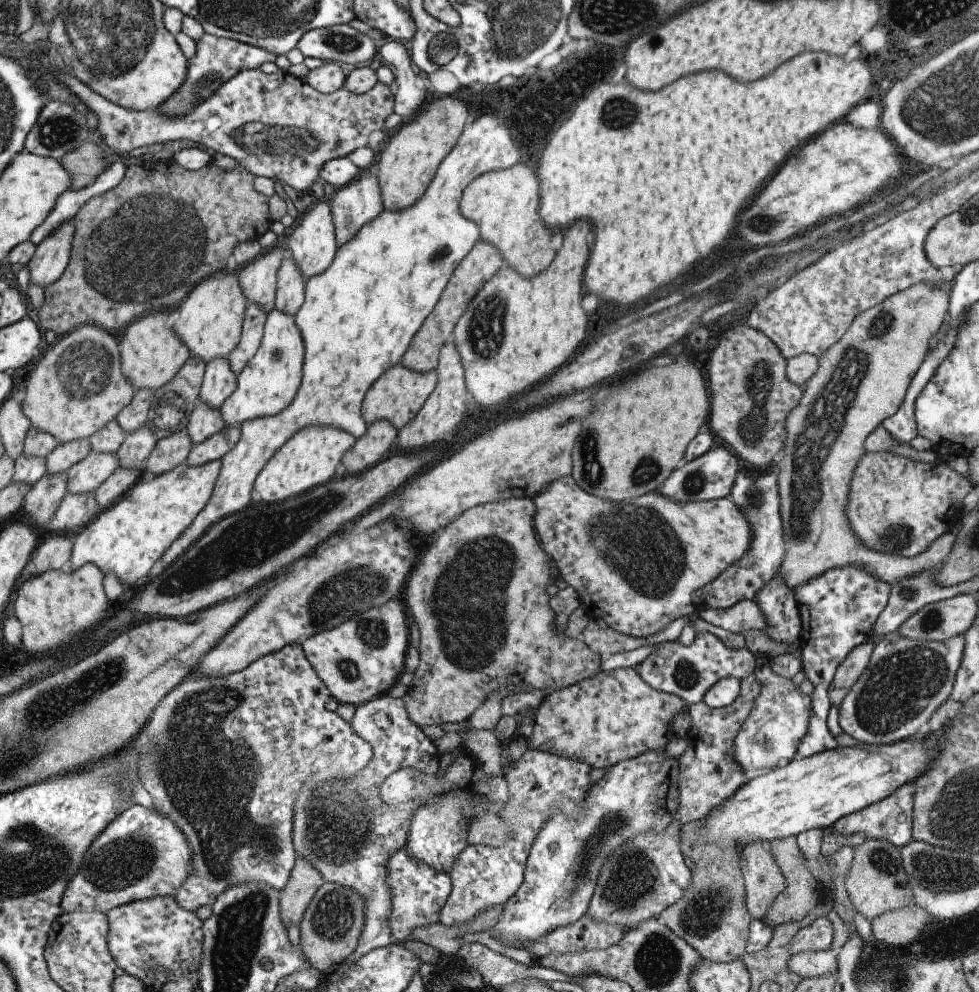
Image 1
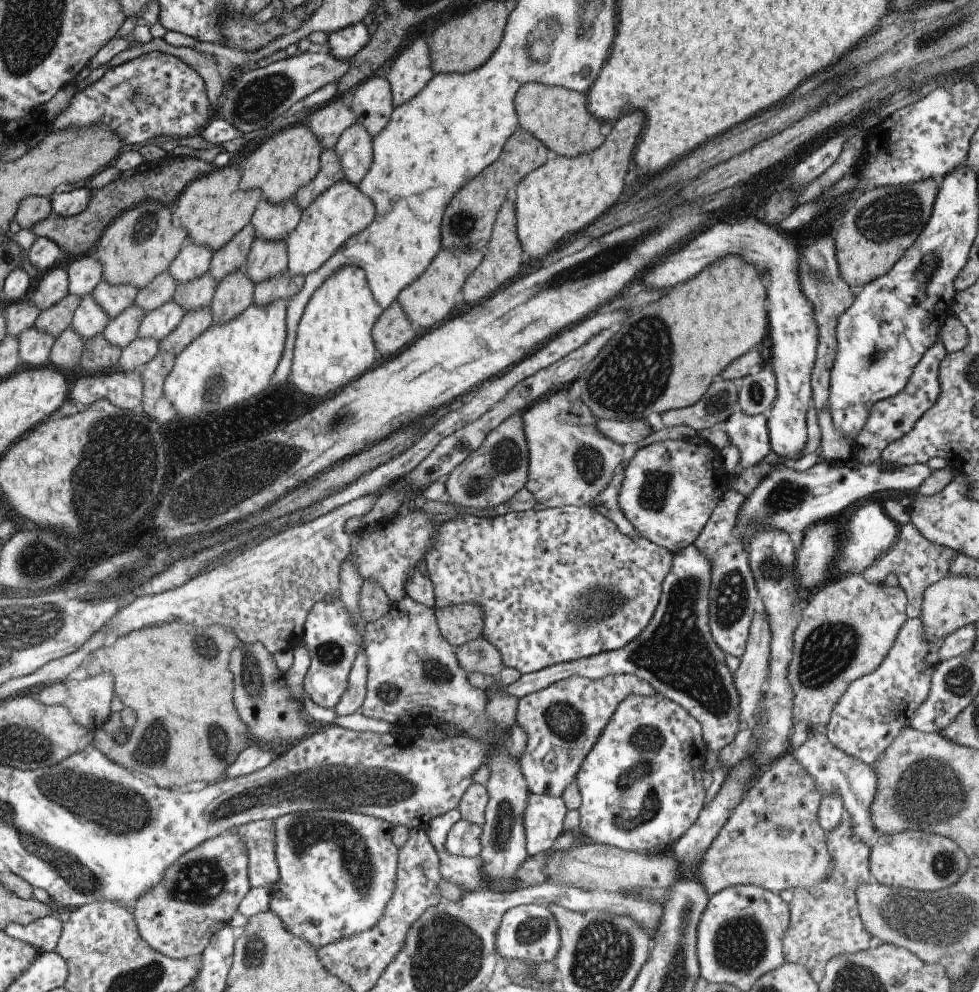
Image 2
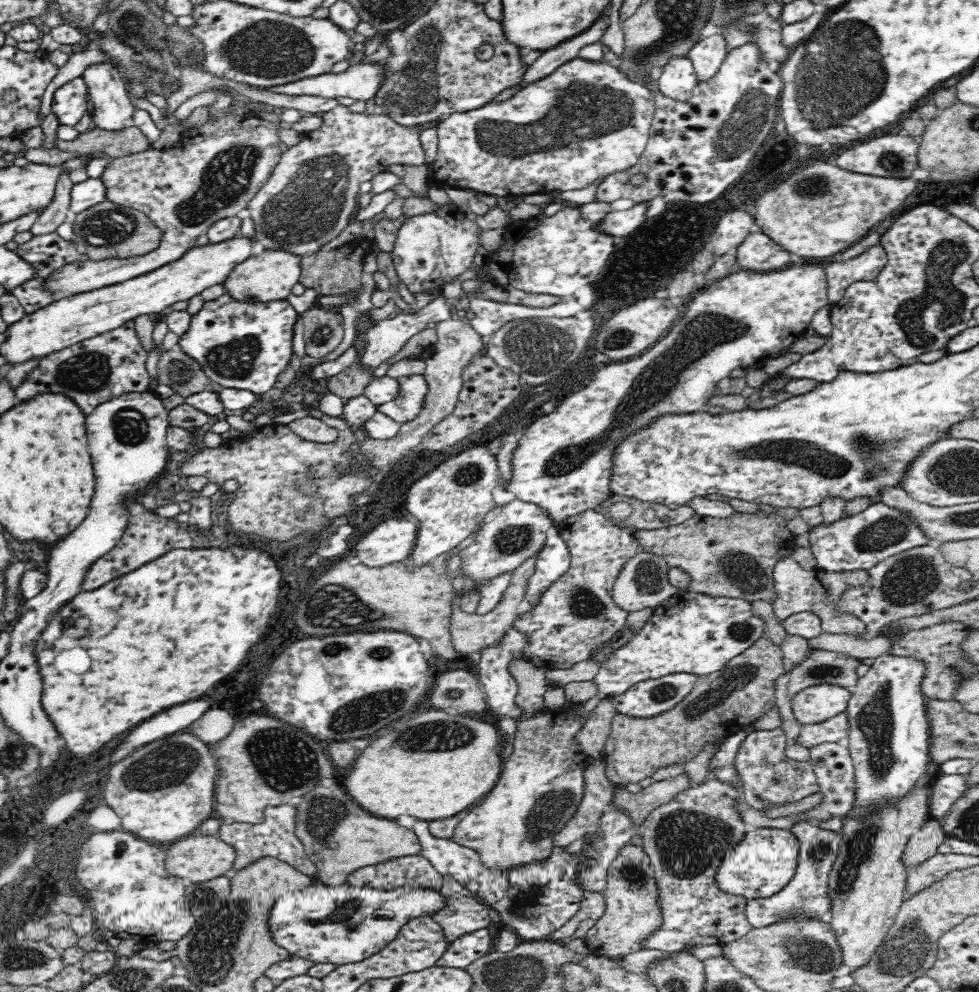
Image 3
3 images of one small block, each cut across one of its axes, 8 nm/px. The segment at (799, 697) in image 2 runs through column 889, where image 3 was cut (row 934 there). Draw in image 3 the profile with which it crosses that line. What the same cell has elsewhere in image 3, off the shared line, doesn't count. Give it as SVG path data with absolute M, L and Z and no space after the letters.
M626 844L609 866L604 901L604 916L588 930L585 938L590 954L616 960L643 950L643 943L651 938L654 930L662 926L663 915L654 870L646 851L640 845Z

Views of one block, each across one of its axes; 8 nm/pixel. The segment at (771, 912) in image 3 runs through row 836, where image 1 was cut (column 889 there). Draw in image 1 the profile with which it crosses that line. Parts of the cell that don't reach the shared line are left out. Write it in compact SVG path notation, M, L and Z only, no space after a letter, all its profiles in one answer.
M910 781L908 784L899 787L889 797L871 804L862 810L844 815L834 824L841 835L852 836L854 834L862 834L864 839L884 839L897 847L903 847L913 840L911 835L913 821L913 798L917 789L916 781Z

